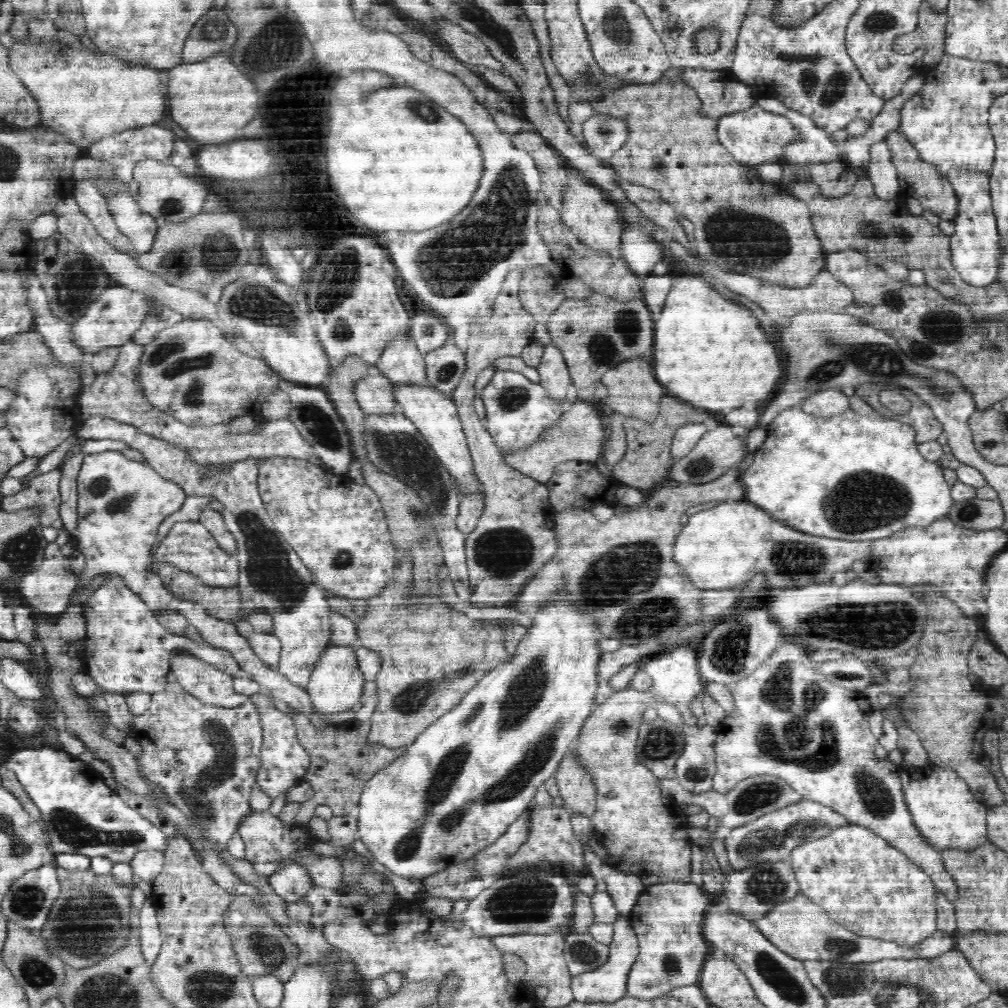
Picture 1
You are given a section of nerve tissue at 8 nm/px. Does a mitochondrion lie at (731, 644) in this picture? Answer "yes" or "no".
yes

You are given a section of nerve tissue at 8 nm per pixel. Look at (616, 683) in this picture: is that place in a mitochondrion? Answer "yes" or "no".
no

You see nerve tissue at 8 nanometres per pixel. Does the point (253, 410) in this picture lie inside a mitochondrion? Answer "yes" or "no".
no

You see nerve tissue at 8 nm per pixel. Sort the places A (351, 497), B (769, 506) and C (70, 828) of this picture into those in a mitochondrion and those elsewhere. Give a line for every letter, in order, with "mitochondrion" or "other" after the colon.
A: other
B: other
C: mitochondrion

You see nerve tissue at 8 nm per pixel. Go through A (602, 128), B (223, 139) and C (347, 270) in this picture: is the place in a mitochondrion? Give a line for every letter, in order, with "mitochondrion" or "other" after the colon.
A: mitochondrion
B: other
C: mitochondrion

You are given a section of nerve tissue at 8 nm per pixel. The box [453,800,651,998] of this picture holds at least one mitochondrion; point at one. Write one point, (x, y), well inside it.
(527, 898)

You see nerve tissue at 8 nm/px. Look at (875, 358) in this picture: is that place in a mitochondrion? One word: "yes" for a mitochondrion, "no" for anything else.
yes

